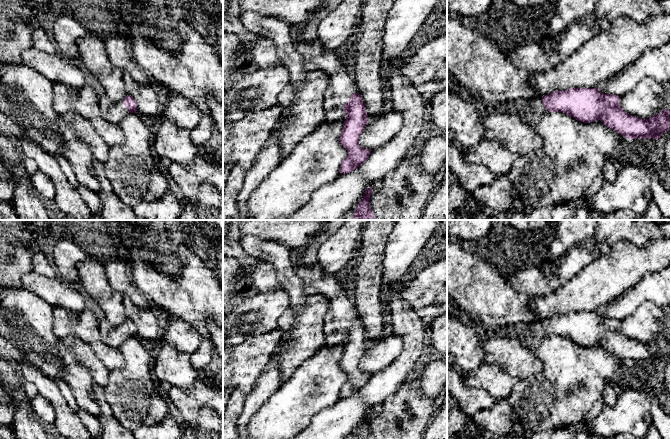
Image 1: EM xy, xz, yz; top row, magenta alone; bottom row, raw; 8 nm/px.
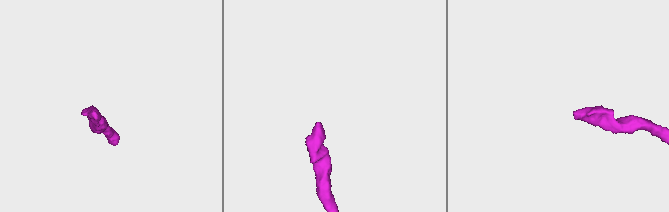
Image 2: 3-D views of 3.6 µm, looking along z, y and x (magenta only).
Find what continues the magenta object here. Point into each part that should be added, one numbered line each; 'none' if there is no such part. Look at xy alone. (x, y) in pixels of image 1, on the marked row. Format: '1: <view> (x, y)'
1: xy (113, 112)

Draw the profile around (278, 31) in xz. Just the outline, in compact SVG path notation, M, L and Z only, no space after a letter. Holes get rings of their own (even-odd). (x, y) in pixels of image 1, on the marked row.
M244 11L238 18L247 30L275 43L278 58L290 71L290 83L300 89L306 80L306 70L304 59L297 52L290 35L290 26L278 18L253 11Z

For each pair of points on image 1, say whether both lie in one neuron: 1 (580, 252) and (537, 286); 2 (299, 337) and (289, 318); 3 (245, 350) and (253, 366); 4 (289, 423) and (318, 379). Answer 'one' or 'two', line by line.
1: one
2: one
3: one
4: one

